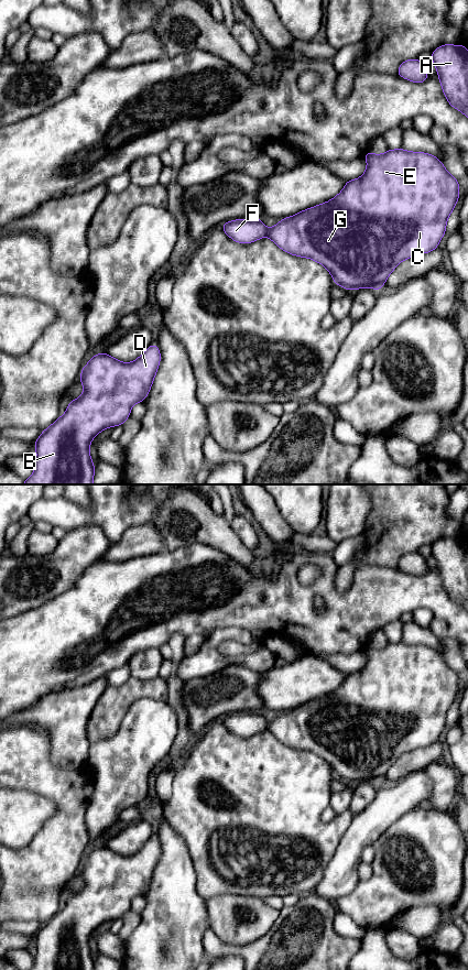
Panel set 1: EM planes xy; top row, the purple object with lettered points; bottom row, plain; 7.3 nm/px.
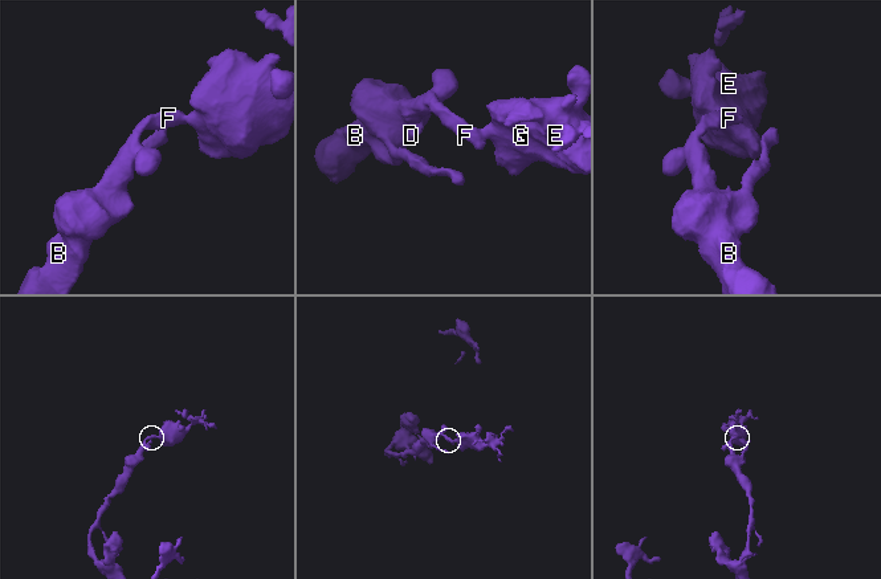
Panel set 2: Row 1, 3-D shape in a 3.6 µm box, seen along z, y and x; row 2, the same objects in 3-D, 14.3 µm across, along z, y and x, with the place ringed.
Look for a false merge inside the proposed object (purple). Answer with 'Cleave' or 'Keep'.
Cleave

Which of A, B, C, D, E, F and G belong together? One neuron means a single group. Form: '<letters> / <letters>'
A C E G / B D F

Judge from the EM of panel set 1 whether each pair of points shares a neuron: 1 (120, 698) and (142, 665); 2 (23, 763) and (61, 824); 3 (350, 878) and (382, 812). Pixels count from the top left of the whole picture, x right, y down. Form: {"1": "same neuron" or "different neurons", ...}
{"1": "different neurons", "2": "same neuron", "3": "same neuron"}

